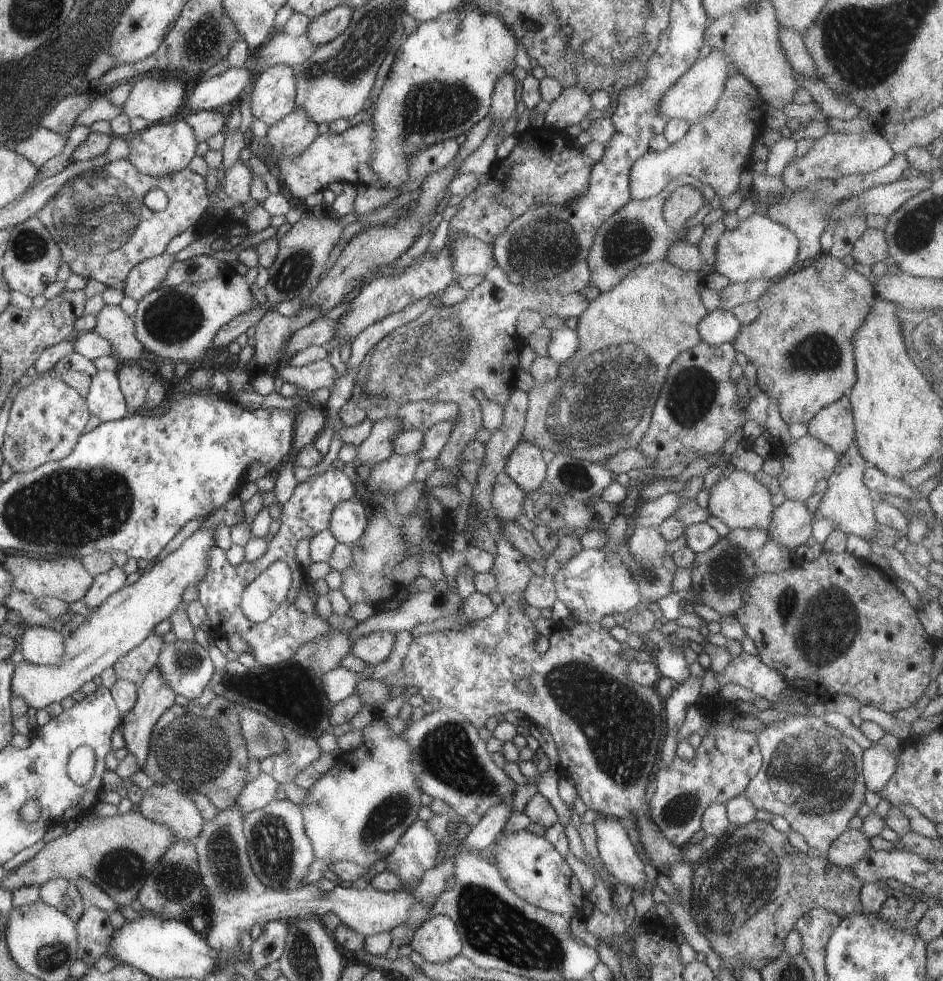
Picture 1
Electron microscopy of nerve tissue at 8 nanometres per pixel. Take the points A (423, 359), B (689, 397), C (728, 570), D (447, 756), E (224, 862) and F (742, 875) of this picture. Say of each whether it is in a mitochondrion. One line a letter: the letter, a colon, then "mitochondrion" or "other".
A: mitochondrion
B: mitochondrion
C: mitochondrion
D: mitochondrion
E: mitochondrion
F: mitochondrion

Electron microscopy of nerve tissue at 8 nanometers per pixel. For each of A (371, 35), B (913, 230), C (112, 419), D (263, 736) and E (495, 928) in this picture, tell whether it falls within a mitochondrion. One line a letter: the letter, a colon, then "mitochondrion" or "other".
A: mitochondrion
B: mitochondrion
C: other
D: mitochondrion
E: mitochondrion

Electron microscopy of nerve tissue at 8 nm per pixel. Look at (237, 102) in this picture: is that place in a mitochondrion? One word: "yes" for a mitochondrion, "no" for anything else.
no

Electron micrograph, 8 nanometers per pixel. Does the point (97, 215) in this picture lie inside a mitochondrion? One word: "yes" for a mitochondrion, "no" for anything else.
yes

